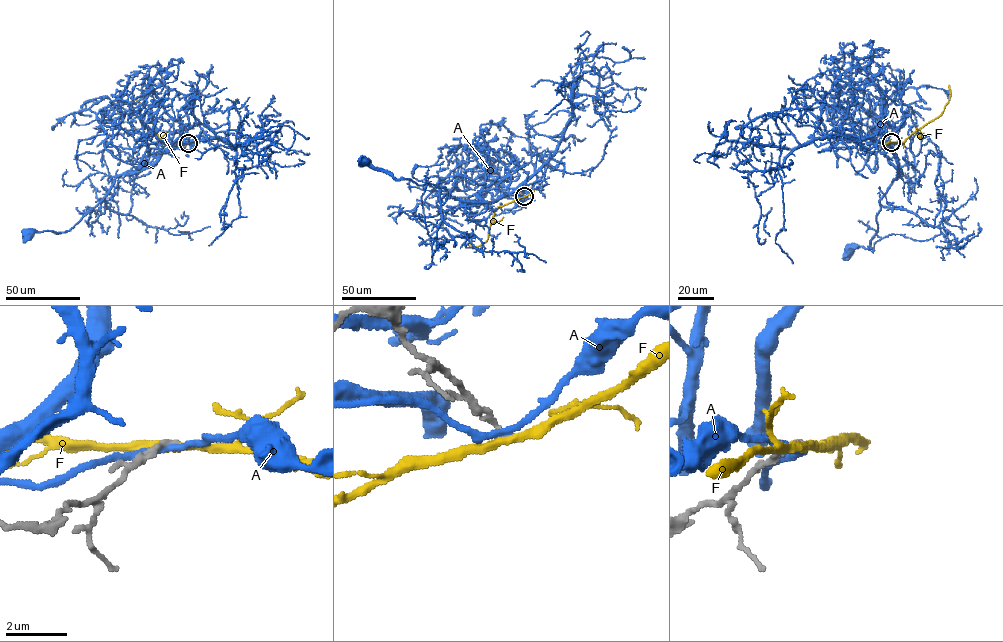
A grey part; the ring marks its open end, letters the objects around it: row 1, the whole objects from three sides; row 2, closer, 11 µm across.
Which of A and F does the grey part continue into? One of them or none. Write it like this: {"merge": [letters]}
{"merge": []}

